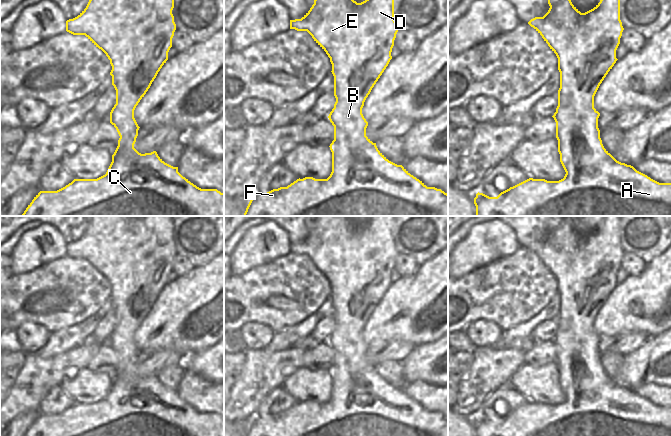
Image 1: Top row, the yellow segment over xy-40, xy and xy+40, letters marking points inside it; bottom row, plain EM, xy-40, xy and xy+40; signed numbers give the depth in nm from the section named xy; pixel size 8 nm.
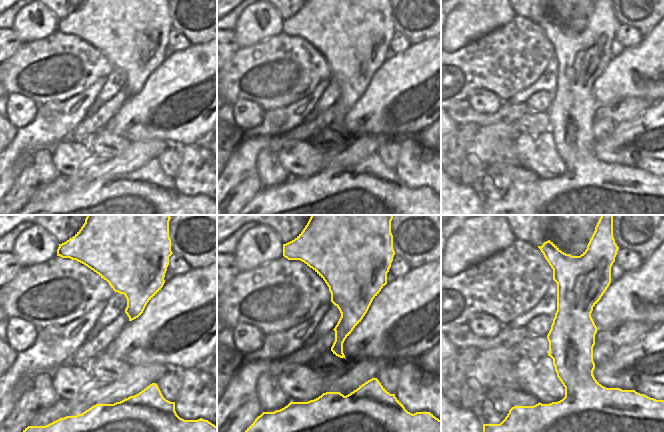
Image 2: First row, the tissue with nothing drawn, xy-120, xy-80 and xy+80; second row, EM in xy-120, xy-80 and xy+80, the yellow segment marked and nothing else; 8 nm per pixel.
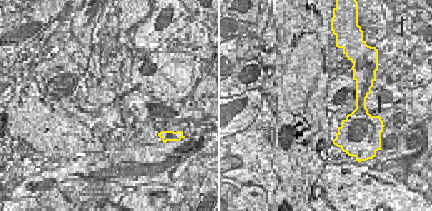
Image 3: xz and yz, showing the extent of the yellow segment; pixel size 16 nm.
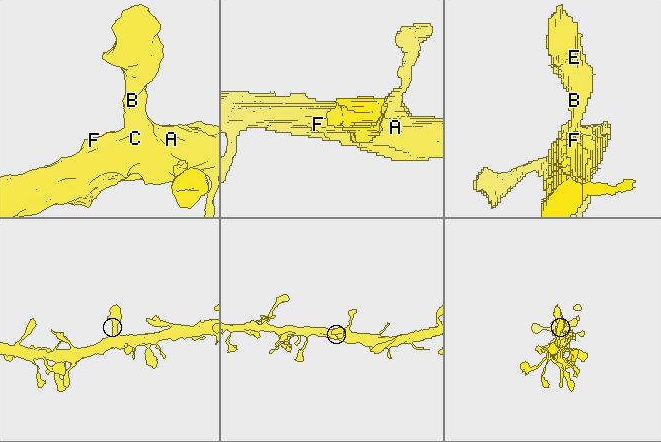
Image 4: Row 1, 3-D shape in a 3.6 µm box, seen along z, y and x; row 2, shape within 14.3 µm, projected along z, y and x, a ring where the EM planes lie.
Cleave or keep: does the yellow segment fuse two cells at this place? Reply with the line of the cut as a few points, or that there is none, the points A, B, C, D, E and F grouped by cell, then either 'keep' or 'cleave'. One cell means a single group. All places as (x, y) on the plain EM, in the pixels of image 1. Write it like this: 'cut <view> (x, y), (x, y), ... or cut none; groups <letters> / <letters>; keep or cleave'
cut none; groups A B C D E F; keep

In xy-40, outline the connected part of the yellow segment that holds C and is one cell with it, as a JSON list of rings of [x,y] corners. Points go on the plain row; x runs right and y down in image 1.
[[[92,216],[86,232],[77,241],[66,245],[67,256],[85,259],[110,284],[110,299],[116,314],[110,347],[120,362],[105,399],[97,403],[74,403],[57,415],[40,415],[24,436],[224,436],[224,417],[197,411],[178,396],[178,391],[165,387],[156,375],[141,378],[134,372],[140,352],[134,334],[168,284],[176,254],[173,232],[174,216]]]

